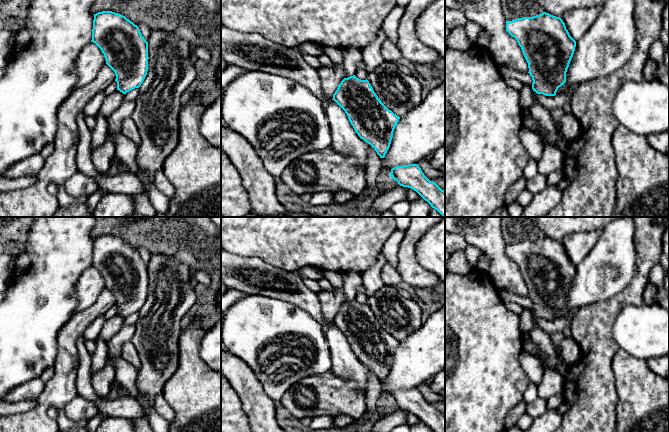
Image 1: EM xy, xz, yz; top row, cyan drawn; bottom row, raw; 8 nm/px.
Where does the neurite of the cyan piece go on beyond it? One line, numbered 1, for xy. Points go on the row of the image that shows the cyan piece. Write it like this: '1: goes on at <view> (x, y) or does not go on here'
1: does not go on here

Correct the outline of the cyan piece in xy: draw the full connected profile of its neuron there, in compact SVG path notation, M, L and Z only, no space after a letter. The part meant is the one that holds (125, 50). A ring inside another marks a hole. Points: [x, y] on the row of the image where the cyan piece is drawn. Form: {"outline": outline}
{"outline": "M102 11L94 14L92 40L115 72L117 90L126 94L139 88L148 71L148 42L125 16Z"}

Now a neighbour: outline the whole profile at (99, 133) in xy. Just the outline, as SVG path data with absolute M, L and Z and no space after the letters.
M97 115L95 120L96 126L92 132L91 150L101 146L105 142L108 128L107 119L102 115Z

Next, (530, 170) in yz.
M529 157L528 162L524 168L523 175L528 180L534 177L538 173L537 161Z

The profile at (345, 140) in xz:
M334 100L325 107L325 113L331 129L332 149L345 157L354 158L365 172L369 157L367 142L358 136L347 114Z

